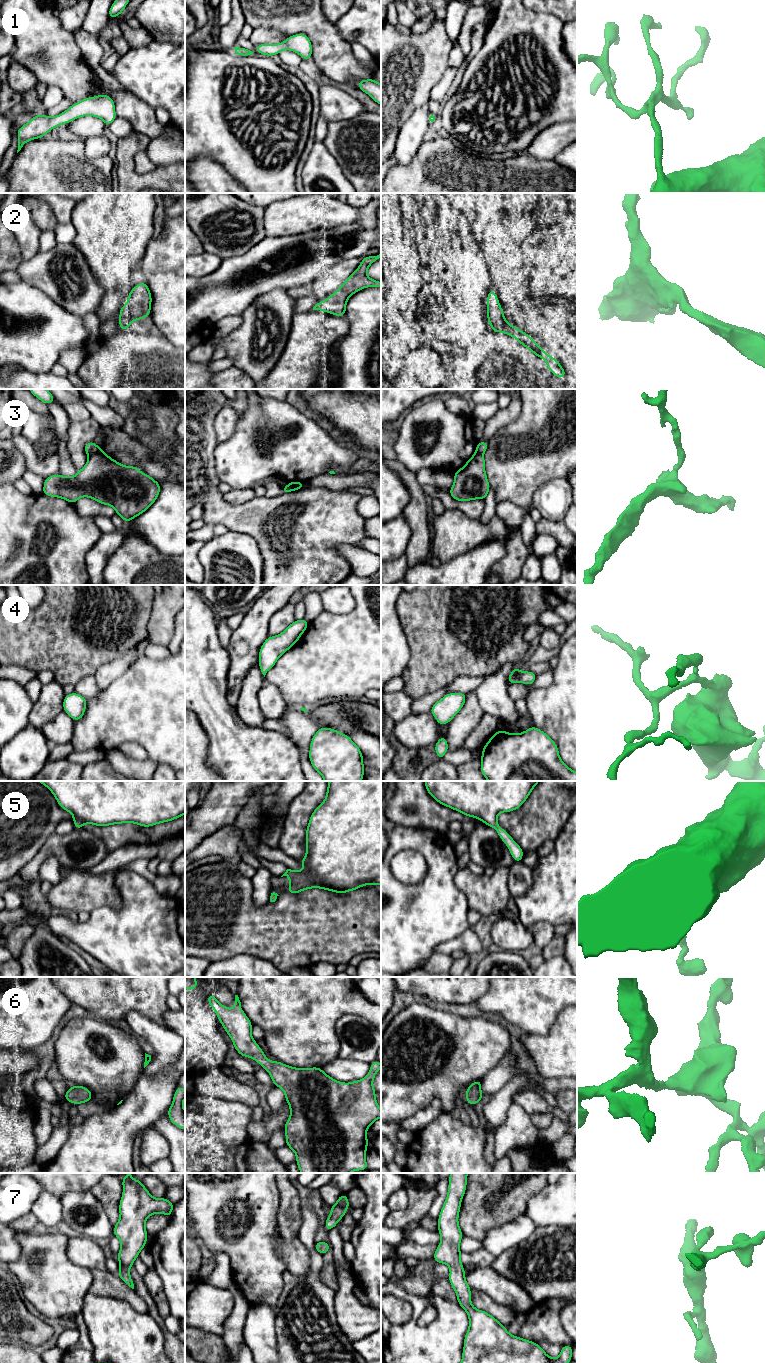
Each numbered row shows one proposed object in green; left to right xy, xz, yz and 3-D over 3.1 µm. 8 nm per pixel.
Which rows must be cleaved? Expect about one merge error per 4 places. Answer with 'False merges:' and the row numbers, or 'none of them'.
False merges: 3

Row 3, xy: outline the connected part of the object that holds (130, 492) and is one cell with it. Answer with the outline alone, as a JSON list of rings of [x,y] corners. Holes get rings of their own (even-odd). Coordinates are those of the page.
[[[100,451],[90,455],[86,465],[81,470],[77,471],[74,477],[54,474],[45,478],[42,494],[65,499],[71,504],[76,503],[81,497],[89,497],[100,504],[112,506],[116,514],[127,523],[151,507],[158,498],[160,489],[161,486],[159,482],[151,478],[147,473],[141,473],[137,466],[124,466],[118,461],[110,458],[106,452]]]

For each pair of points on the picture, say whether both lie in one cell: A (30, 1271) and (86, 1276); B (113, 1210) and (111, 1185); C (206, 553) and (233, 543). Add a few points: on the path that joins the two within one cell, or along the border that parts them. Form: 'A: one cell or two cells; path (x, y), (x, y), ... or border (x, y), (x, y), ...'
A: one cell; path (44, 1272), (48, 1276), (72, 1276)
B: one cell; path (111, 1204), (111, 1191)
C: one cell; path (213, 551), (217, 548), (226, 547)

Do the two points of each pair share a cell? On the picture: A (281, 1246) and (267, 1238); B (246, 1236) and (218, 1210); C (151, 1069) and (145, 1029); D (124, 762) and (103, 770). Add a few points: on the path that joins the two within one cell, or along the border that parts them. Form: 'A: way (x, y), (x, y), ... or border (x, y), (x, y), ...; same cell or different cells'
A: border (277, 1222), (275, 1249), (285, 1265); different cells
B: way (239, 1229), (225, 1215); same cell
C: way (157, 1059), (157, 1041), (155, 1039); same cell
D: border (106, 761), (115, 770); different cells

